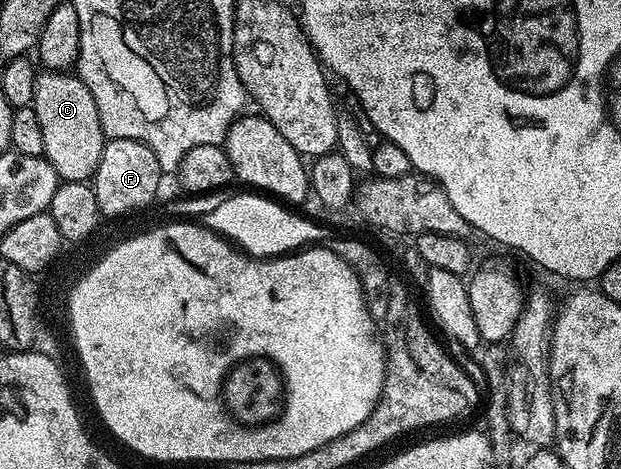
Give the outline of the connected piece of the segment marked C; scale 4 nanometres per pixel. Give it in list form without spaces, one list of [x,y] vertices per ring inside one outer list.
[[[69,71],[38,72],[32,107],[35,115],[39,115],[39,127],[43,127],[45,158],[55,167],[58,178],[89,181],[99,167],[107,138],[99,123],[95,99],[91,99],[91,91],[80,76]]]

